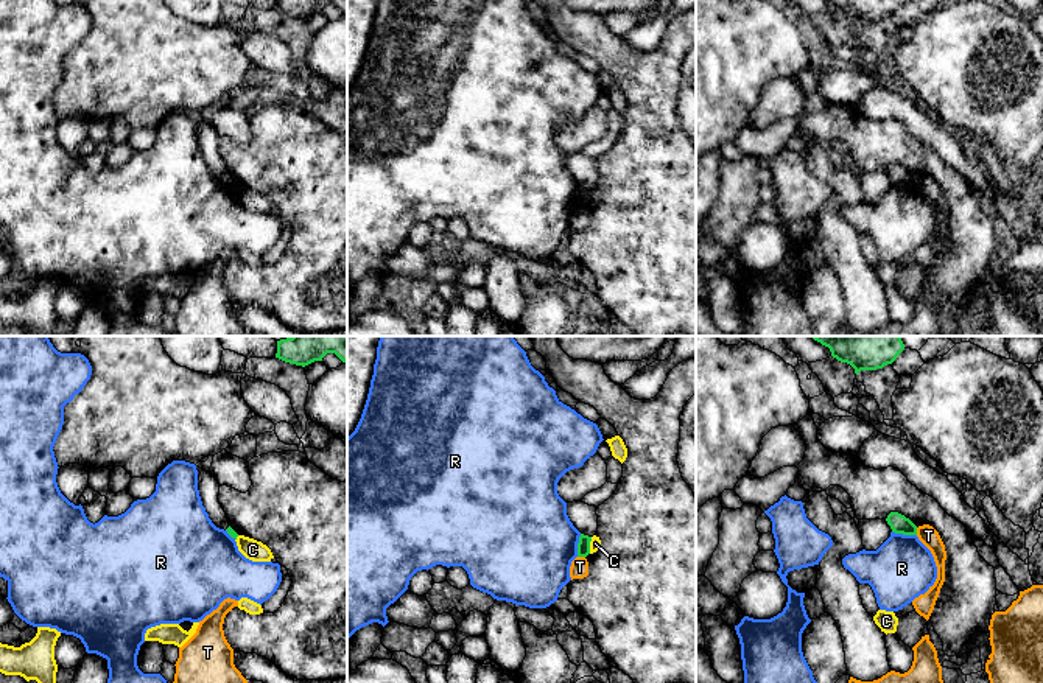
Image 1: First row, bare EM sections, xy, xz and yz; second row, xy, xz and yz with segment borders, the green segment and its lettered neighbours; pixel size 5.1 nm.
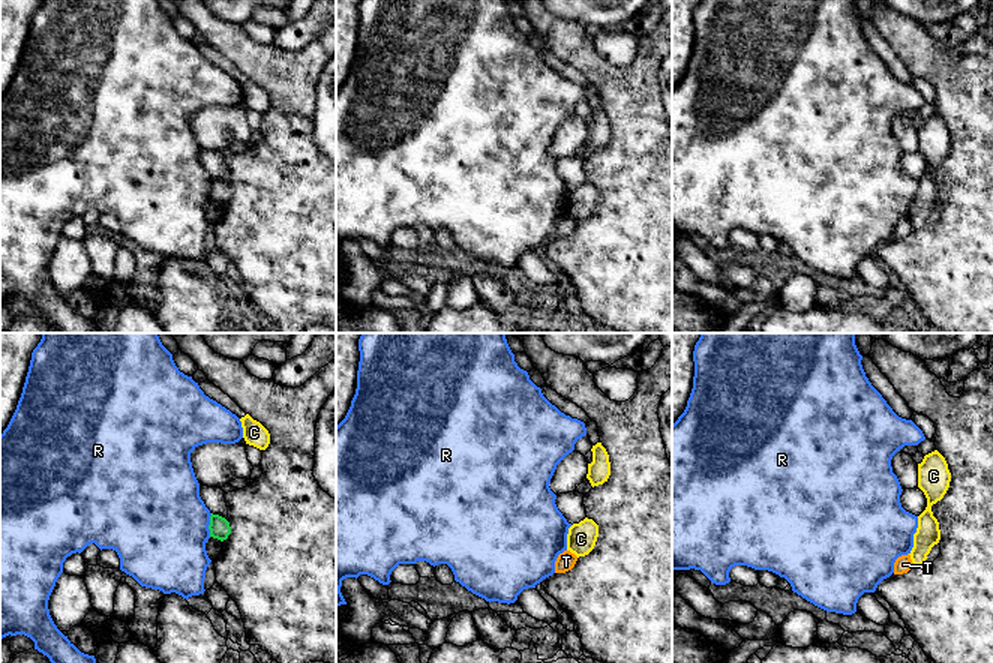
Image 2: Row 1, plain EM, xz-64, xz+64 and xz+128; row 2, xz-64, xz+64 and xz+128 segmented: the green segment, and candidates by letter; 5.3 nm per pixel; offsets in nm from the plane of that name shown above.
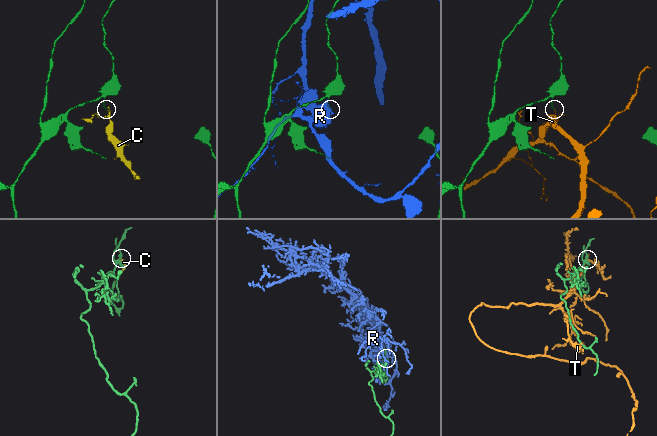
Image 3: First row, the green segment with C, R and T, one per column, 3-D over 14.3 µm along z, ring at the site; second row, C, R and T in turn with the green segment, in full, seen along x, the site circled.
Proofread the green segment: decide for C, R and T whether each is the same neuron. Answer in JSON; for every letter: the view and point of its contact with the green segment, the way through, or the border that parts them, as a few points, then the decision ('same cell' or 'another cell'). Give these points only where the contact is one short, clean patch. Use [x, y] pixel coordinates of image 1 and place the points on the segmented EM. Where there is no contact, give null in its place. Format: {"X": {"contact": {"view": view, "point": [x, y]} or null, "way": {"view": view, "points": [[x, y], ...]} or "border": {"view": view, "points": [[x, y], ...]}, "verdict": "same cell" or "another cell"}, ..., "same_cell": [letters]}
{"C": {"contact": {"view": "xz", "point": [589, 545]}, "border": {"view": "xz", "points": [[592, 537], [589, 553]]}, "verdict": "another cell"}, "R": {"contact": {"view": "yz", "point": [905, 534]}, "verdict": "another cell"}, "T": {"contact": {"view": "xz", "point": [581, 556]}, "border": {"view": "xz", "points": [[578, 556], [584, 557]]}, "verdict": "another cell"}, "same_cell": []}

